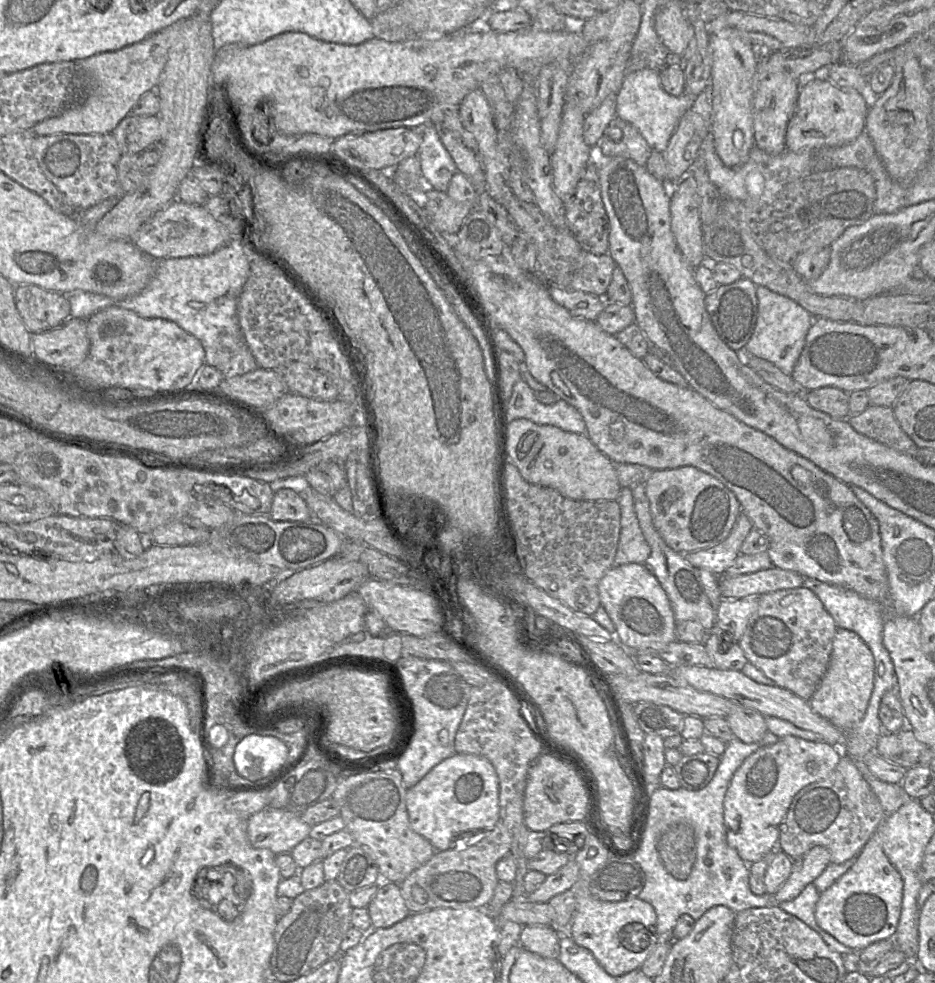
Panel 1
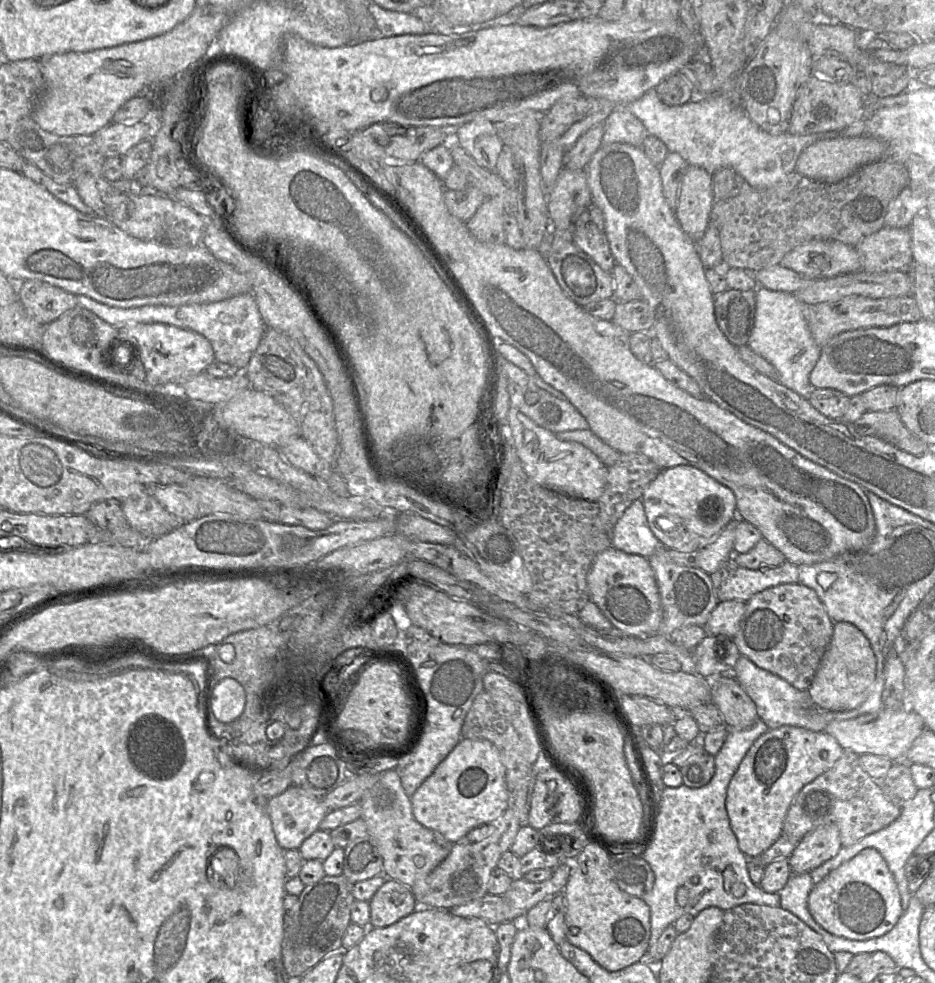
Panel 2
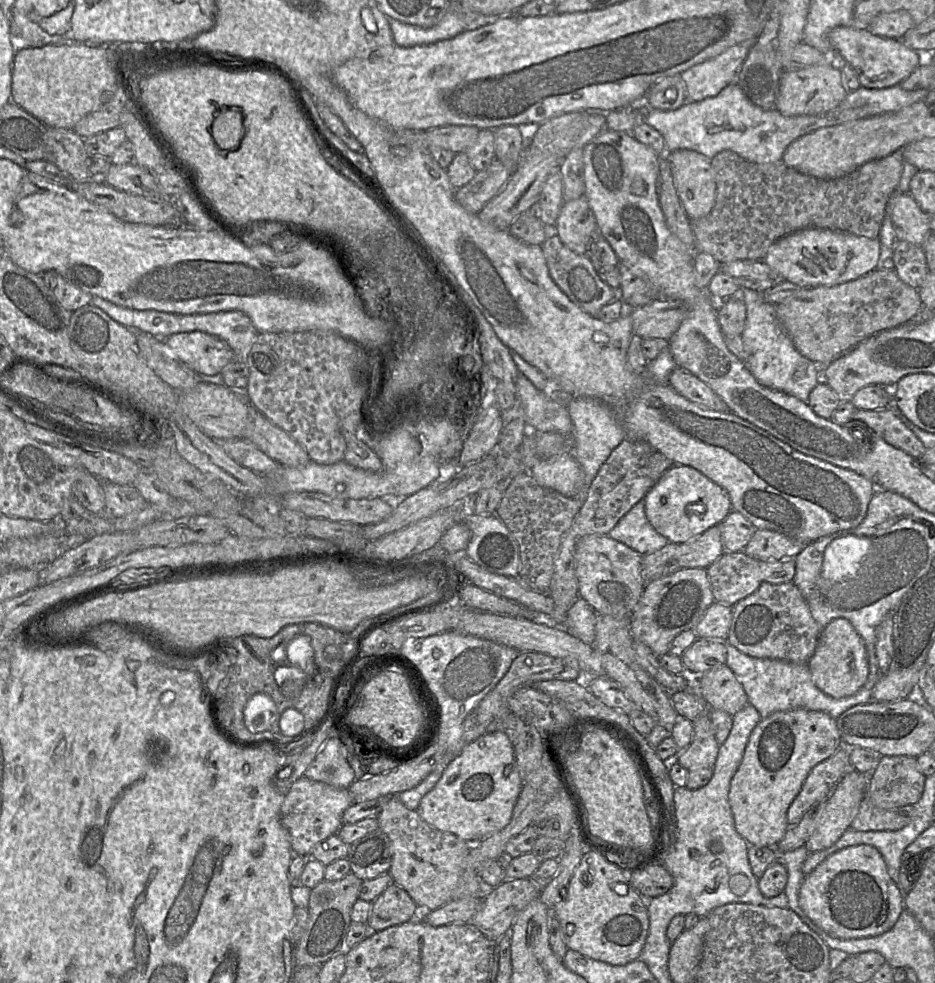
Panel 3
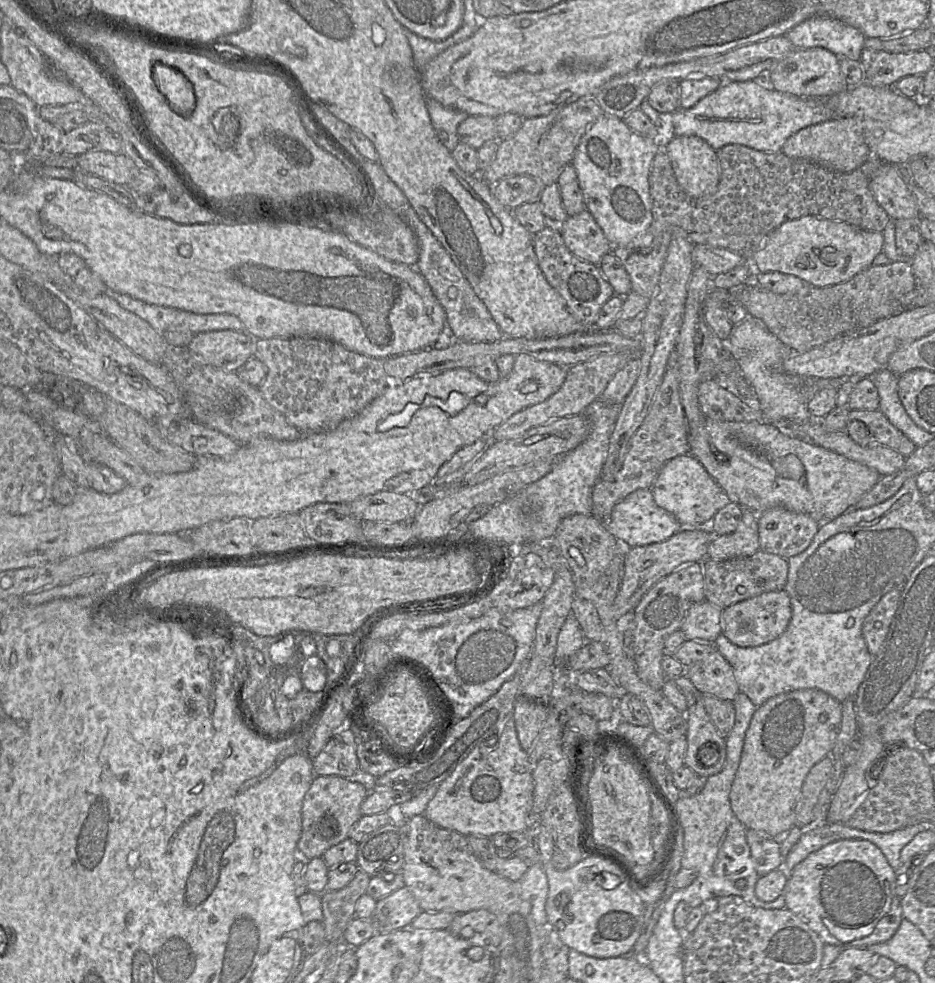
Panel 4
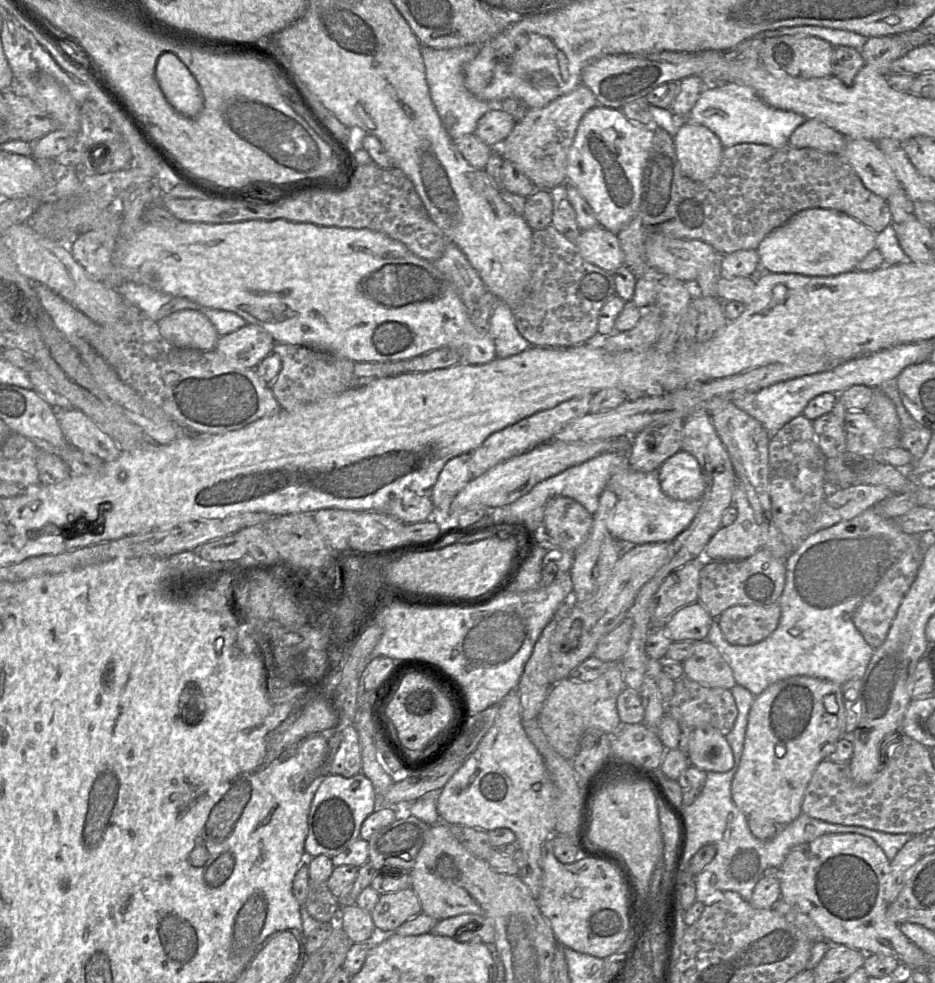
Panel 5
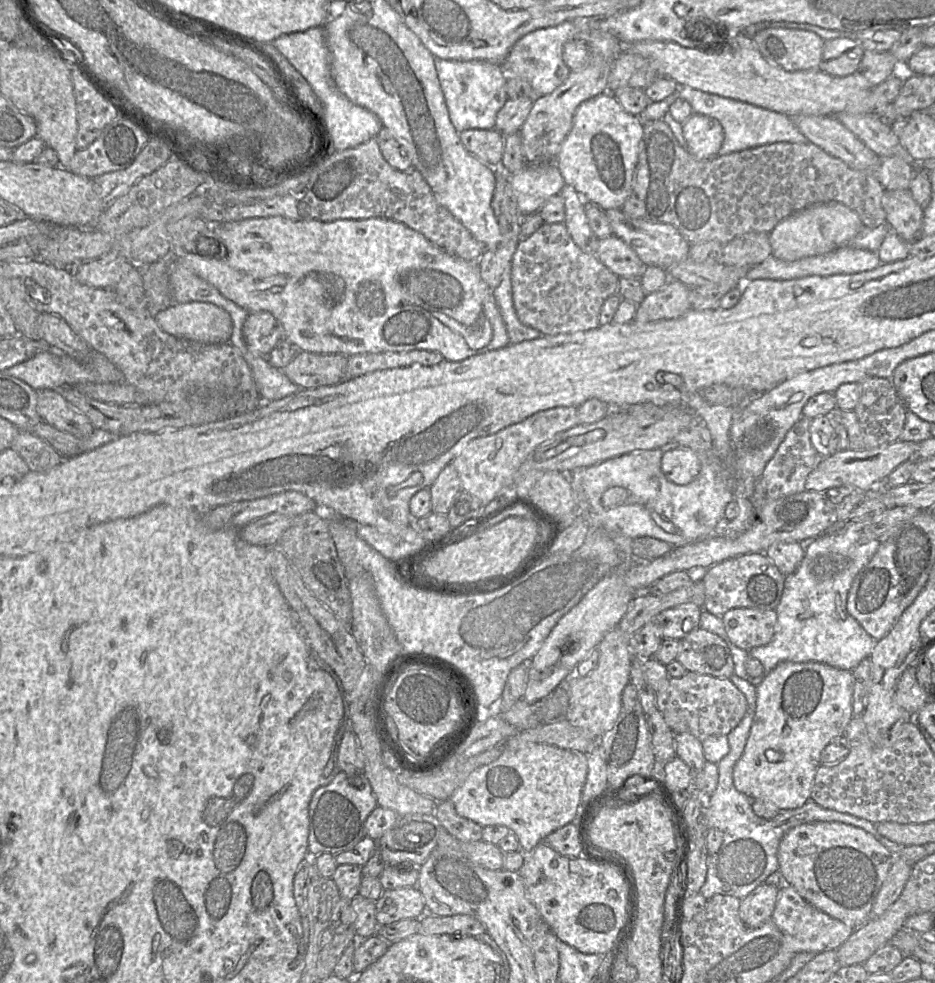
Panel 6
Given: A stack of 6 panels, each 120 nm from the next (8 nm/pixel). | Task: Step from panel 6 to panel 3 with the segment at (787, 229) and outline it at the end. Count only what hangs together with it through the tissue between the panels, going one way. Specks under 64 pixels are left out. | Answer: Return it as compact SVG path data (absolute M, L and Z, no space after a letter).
M808 227L790 233L770 246L763 261L778 275L801 288L834 286L854 281L879 268L882 244L879 238L871 239L844 231Z

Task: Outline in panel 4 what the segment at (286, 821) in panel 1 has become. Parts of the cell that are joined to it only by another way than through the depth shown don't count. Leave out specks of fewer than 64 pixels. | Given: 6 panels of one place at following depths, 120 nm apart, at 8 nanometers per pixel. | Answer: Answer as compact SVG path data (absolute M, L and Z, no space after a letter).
M315 776L302 805L302 832L297 849L309 859L322 857L334 845L347 839L351 827L362 817L360 807L368 791L363 784L340 776Z

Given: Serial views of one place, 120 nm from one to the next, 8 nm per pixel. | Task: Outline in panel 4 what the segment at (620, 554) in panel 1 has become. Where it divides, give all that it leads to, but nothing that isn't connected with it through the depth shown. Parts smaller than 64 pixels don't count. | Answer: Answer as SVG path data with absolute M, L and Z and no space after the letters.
M638 489L629 494L614 506L608 520L602 522L612 535L631 548L663 542L682 529L671 513L655 503L651 489Z

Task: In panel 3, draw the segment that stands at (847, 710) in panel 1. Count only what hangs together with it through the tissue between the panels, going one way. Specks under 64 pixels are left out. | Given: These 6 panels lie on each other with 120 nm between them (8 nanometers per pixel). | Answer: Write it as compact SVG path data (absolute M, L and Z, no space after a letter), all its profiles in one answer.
M845 618L834 619L822 629L808 666L815 685L823 693L835 699L857 693L865 684L869 674L865 644L852 624Z

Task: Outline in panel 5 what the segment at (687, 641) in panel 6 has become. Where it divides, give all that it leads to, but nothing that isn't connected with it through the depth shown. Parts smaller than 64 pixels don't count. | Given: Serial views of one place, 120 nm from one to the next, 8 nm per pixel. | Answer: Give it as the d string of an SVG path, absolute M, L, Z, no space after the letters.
M707 640L696 642L691 655L682 665L684 677L704 687L731 690L736 684L730 666Z

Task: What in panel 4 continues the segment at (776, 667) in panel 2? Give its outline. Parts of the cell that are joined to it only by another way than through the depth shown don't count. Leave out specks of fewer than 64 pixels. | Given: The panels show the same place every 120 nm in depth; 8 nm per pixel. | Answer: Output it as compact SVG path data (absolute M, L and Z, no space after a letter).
M785 590L763 593L723 609L721 633L738 647L761 646L778 638L786 630L791 615L790 598Z

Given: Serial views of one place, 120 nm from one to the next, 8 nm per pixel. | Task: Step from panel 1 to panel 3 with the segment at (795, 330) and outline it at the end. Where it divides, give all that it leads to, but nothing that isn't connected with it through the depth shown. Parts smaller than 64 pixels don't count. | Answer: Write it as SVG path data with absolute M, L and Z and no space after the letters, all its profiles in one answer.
M740 288L736 294L747 307L746 323L741 334L746 353L744 362L761 385L807 403L811 391L820 382L821 367L797 351L778 319L776 305L765 302L762 292Z

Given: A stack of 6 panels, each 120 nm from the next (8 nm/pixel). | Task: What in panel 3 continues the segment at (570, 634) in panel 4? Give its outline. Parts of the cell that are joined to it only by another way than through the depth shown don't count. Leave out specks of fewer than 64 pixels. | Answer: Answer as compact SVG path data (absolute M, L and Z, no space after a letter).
M578 598L567 613L564 628L584 643L594 644L597 612L583 598Z

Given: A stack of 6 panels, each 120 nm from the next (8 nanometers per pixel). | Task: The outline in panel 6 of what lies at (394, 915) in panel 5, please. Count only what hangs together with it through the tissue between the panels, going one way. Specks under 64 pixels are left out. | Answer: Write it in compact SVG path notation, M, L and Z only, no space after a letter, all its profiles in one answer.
M417 886L384 890L376 900L378 925L387 925L402 919L420 919L426 913L423 895Z

